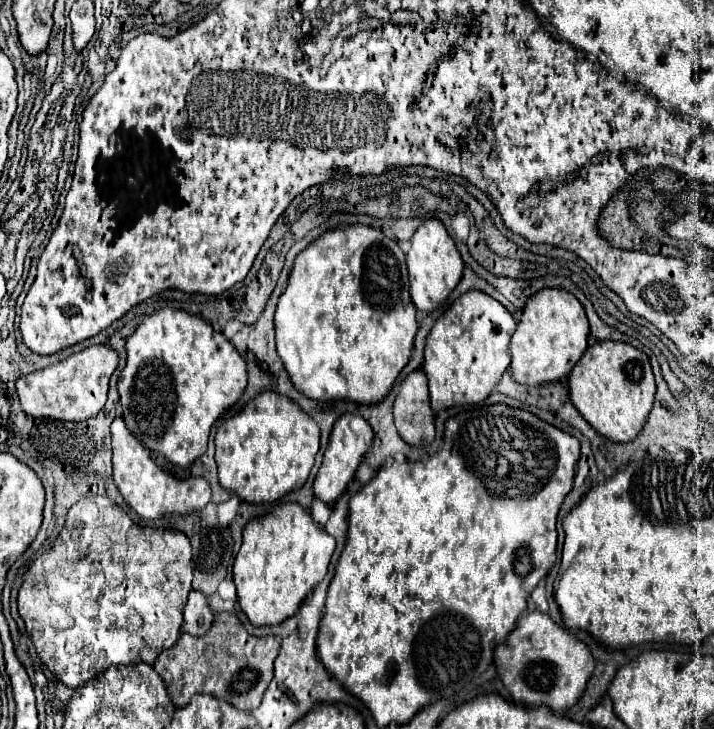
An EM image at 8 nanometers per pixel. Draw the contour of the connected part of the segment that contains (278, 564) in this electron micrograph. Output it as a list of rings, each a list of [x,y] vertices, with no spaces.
[[[282,503],[268,515],[248,521],[232,573],[238,605],[252,625],[278,625],[298,611],[304,597],[324,579],[336,541],[298,503]]]

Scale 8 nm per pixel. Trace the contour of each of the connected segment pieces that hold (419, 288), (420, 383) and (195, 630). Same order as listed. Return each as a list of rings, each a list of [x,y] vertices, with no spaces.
[[[426,219],[416,229],[410,239],[410,251],[406,253],[406,265],[410,273],[410,297],[416,309],[422,313],[434,311],[450,295],[450,291],[458,285],[464,269],[458,249],[440,219]]]
[[[422,369],[412,371],[402,383],[394,401],[394,421],[400,437],[410,445],[434,441],[434,413],[428,399],[428,377]]]
[[[190,591],[188,603],[184,607],[184,625],[182,631],[190,635],[204,635],[214,621],[214,613],[208,607],[208,599],[202,591]]]

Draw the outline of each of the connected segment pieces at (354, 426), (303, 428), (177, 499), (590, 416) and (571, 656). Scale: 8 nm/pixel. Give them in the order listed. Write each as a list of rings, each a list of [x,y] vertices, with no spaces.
[[[344,413],[342,417],[338,417],[338,421],[334,423],[334,429],[330,433],[330,441],[328,441],[328,447],[324,453],[322,467],[314,479],[314,497],[332,505],[344,493],[348,483],[354,479],[356,467],[360,465],[364,453],[372,447],[372,439],[374,439],[374,431],[364,417],[354,415],[354,413]]]
[[[262,391],[240,413],[218,425],[214,441],[222,487],[246,503],[268,503],[306,483],[320,447],[320,429],[292,399]]]
[[[122,417],[112,423],[112,465],[114,483],[128,507],[142,519],[158,519],[162,515],[184,515],[202,509],[210,501],[210,483],[204,477],[176,479],[162,471],[150,457],[150,451],[128,431]]]
[[[596,341],[568,375],[568,389],[580,415],[606,439],[614,443],[632,441],[652,409],[656,385],[648,357],[628,343]]]
[[[532,611],[520,617],[506,643],[494,651],[494,663],[504,687],[516,703],[548,707],[554,713],[566,713],[582,695],[592,671],[594,659],[590,649],[570,631],[556,625],[548,613]]]

